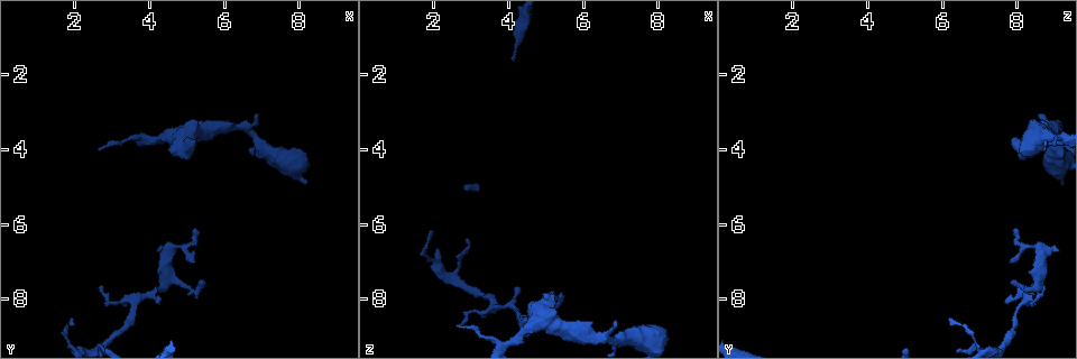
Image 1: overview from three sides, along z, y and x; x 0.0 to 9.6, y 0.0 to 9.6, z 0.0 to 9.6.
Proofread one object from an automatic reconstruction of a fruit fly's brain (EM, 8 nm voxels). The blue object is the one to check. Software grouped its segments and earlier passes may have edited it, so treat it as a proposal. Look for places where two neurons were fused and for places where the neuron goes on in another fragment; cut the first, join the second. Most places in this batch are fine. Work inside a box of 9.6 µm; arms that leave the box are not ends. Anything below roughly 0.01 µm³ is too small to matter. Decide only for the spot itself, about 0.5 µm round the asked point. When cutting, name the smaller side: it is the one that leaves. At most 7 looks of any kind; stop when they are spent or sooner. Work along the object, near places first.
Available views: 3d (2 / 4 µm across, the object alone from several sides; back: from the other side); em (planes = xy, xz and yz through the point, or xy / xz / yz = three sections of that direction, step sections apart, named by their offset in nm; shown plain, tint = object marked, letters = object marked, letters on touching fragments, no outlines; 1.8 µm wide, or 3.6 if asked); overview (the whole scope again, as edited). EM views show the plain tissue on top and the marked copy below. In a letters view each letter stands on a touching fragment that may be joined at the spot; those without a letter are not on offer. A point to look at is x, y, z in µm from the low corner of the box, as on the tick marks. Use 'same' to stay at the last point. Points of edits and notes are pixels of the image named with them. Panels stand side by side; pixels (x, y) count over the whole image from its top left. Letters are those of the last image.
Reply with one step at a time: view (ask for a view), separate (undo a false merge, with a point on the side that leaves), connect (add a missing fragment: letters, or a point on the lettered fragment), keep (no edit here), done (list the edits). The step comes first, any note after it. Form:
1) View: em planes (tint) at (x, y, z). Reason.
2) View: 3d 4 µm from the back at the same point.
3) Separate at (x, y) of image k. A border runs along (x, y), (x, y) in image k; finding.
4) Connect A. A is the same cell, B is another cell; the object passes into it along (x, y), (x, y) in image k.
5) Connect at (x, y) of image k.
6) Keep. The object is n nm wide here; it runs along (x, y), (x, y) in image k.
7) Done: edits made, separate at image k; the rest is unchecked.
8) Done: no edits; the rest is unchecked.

View: 3d 2 µm at (6.90, 3.10, 8.60). Branch stops here.

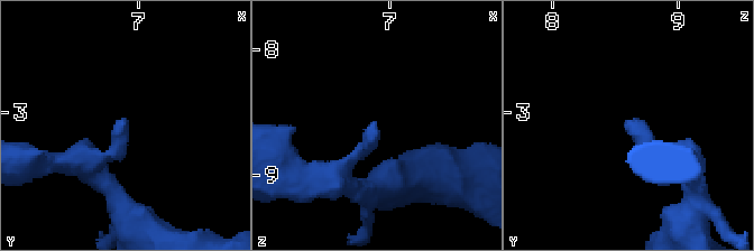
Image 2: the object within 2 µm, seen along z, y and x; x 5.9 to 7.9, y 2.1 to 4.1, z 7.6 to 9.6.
View: em xy step 8 (letters) at (6.90, 3.10, 8.58). Now the EM.

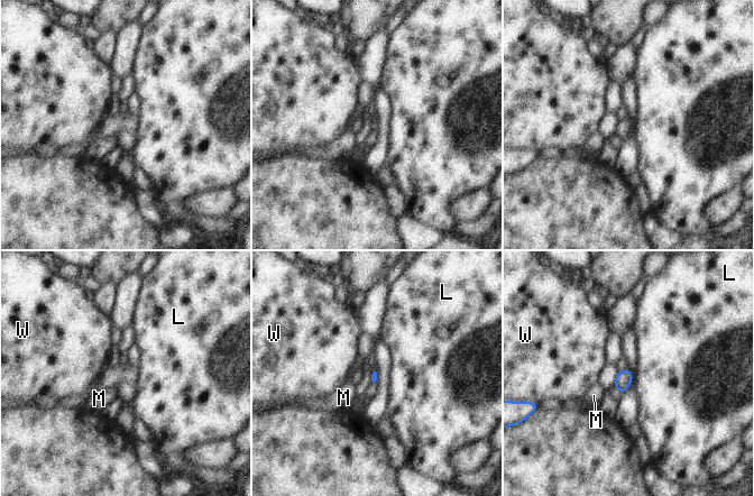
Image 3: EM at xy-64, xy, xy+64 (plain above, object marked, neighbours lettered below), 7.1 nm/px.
Keep. L, M and W are other cells; none of them fits.

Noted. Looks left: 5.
View: em planes (letters) at (4.55, 6.70, 8.55). A fork.

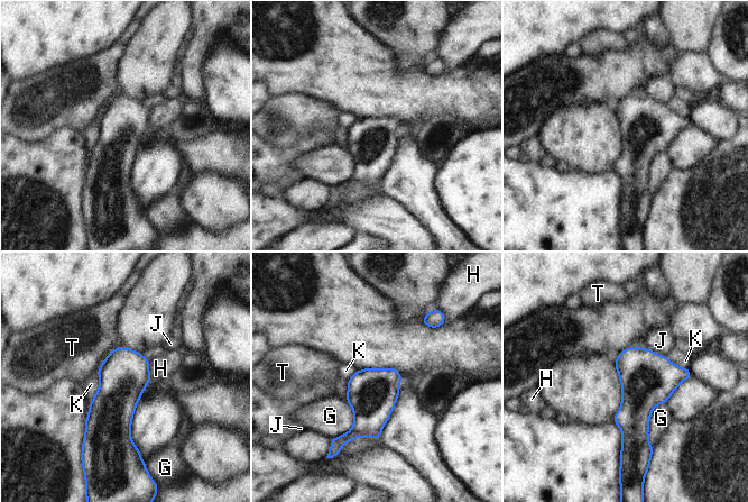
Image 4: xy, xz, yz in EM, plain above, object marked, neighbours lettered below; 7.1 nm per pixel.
Keep. The object is 360 nm wide here; G, H, J, K and T are other cells; a border runs along (97, 372), (99, 389), (85, 420) in image 4; all the same neuron.

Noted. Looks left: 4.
View: em yz step 8 (tint) at (3.60, 8.05, 8.20). Sudden change in width.

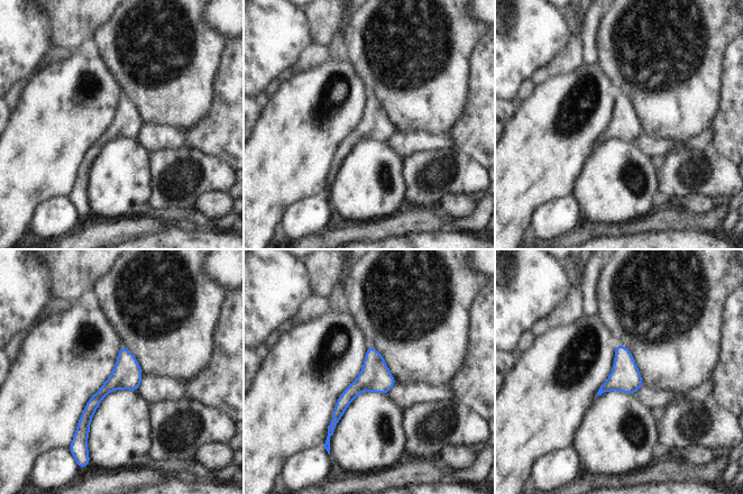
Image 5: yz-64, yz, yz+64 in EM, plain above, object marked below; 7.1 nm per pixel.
View: em planes (letters) at the same point. Cut it another way.

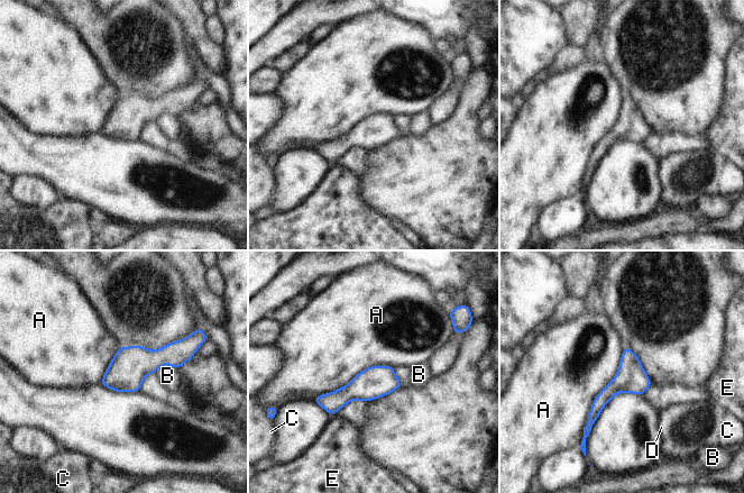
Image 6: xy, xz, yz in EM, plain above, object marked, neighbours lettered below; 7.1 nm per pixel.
Keep. The longest contact is with A, 750 nm; A, B, C, D and E are other cells; one neuron here.

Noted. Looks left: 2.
Done: no edits; the rest is unchecked.

